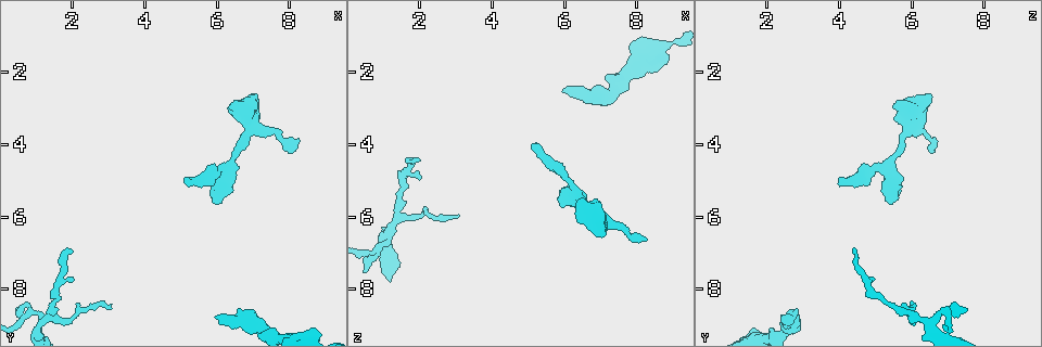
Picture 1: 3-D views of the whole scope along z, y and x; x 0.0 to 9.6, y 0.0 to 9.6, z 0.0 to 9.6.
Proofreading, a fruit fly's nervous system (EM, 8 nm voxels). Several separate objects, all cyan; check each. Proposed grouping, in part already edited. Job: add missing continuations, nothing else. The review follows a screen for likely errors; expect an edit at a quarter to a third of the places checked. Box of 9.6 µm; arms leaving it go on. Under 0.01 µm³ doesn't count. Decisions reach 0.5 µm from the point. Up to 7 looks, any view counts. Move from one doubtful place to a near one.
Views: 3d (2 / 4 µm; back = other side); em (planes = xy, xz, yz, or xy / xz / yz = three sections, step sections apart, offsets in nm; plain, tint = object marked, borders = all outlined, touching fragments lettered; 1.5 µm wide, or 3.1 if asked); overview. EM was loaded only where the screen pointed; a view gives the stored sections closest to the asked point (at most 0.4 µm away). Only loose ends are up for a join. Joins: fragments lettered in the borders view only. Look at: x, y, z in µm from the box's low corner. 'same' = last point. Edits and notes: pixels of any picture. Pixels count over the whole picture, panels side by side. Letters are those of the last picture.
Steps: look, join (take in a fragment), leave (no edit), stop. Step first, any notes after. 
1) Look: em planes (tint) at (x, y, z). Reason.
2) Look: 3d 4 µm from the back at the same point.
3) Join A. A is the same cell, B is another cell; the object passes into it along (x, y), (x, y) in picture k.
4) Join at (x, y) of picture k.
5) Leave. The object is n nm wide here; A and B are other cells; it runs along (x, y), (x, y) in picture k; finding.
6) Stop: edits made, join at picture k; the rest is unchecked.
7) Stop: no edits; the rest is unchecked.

Look: em planes (tint) at (1.90, 6.90, 4.50). An open end.

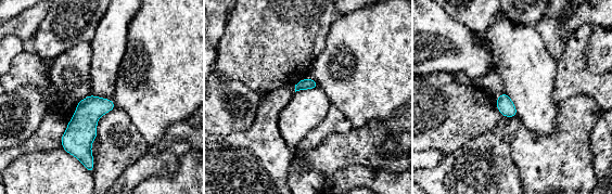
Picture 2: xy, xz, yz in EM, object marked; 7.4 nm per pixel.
Look: em planes (borders) at the same point.

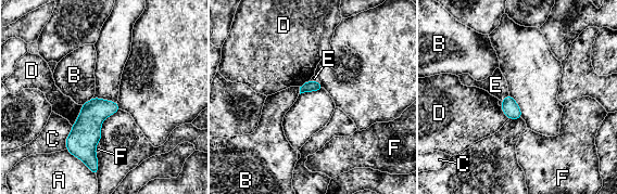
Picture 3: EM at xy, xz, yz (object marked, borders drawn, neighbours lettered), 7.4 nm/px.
Leave. The longest contact is with A, 260 nm; A, B, C, D, E and F are other cells; a border runs along (508, 93), (501, 100) in picture 3; no lettered fragment goes on from it.

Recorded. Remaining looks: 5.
Look: 3d 2 µm at (5.95, 8.80, 2.55). Branch stops here.

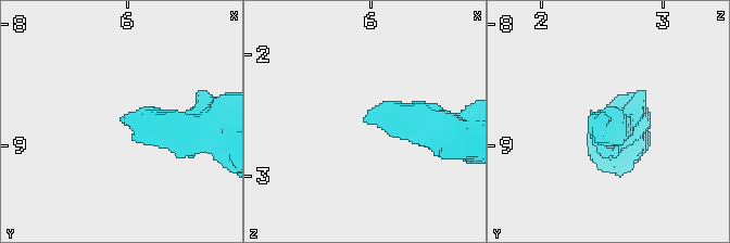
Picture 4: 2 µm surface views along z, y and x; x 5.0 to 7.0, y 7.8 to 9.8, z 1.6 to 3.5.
Look: em xz step 4 (plain) at (5.96, 8.76, 2.52).

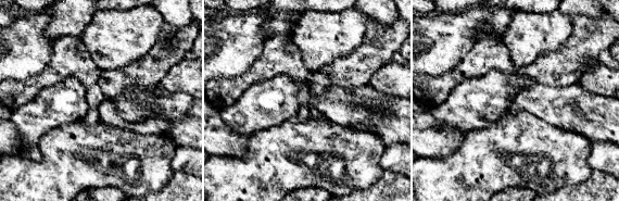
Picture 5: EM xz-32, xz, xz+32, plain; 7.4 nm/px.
Look: em xz step 4 (borders) at the same point. What lies round it.

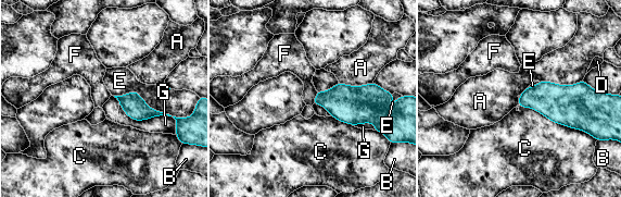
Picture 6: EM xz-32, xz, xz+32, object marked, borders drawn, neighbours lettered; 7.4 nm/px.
Leave. The longest contact is with C, 550 nm; A, B, C, D, E, F and G are other cells; a border runs along (317, 91), (312, 103) in picture 6; no lettered fragment goes on from it.

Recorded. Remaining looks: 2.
Look: 3d 2 µm at (5.90, 5.55, 5.30). Branch stops here.

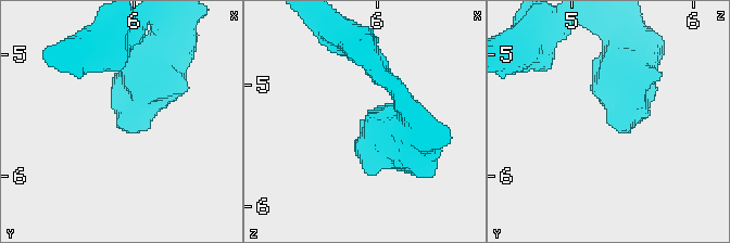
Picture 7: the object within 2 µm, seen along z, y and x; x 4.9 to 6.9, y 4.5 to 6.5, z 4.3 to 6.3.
Look: em planes (borders) at (5.88, 5.54, 5.30).

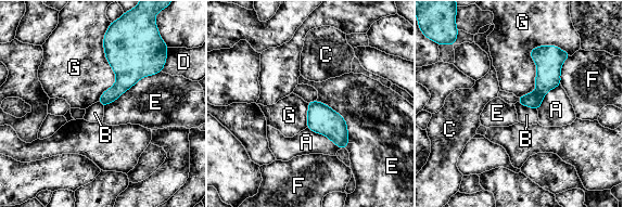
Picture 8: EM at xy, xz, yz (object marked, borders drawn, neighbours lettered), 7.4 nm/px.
Leave. A, B, C, D, E, F and G are other cells; a border runs along (518, 101), (536, 110) in picture 8; no lettered fragment goes on from it.

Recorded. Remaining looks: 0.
Stop: no edits; the rest is unchecked.

